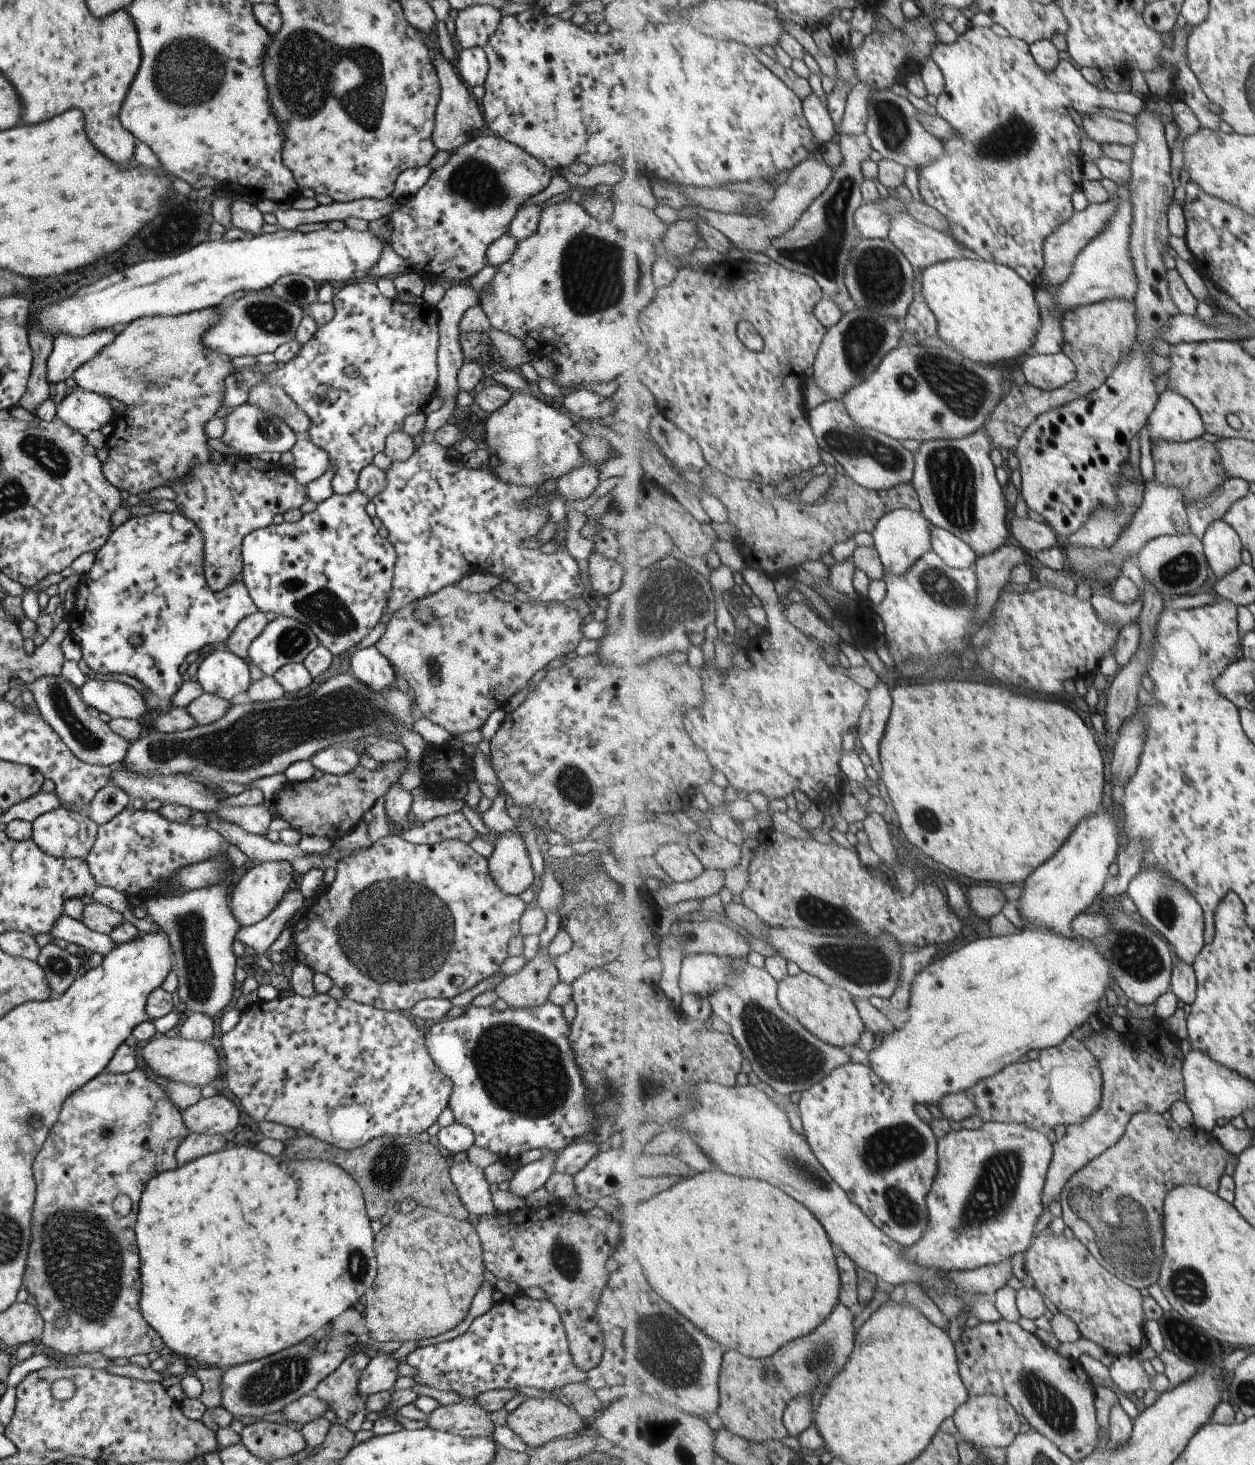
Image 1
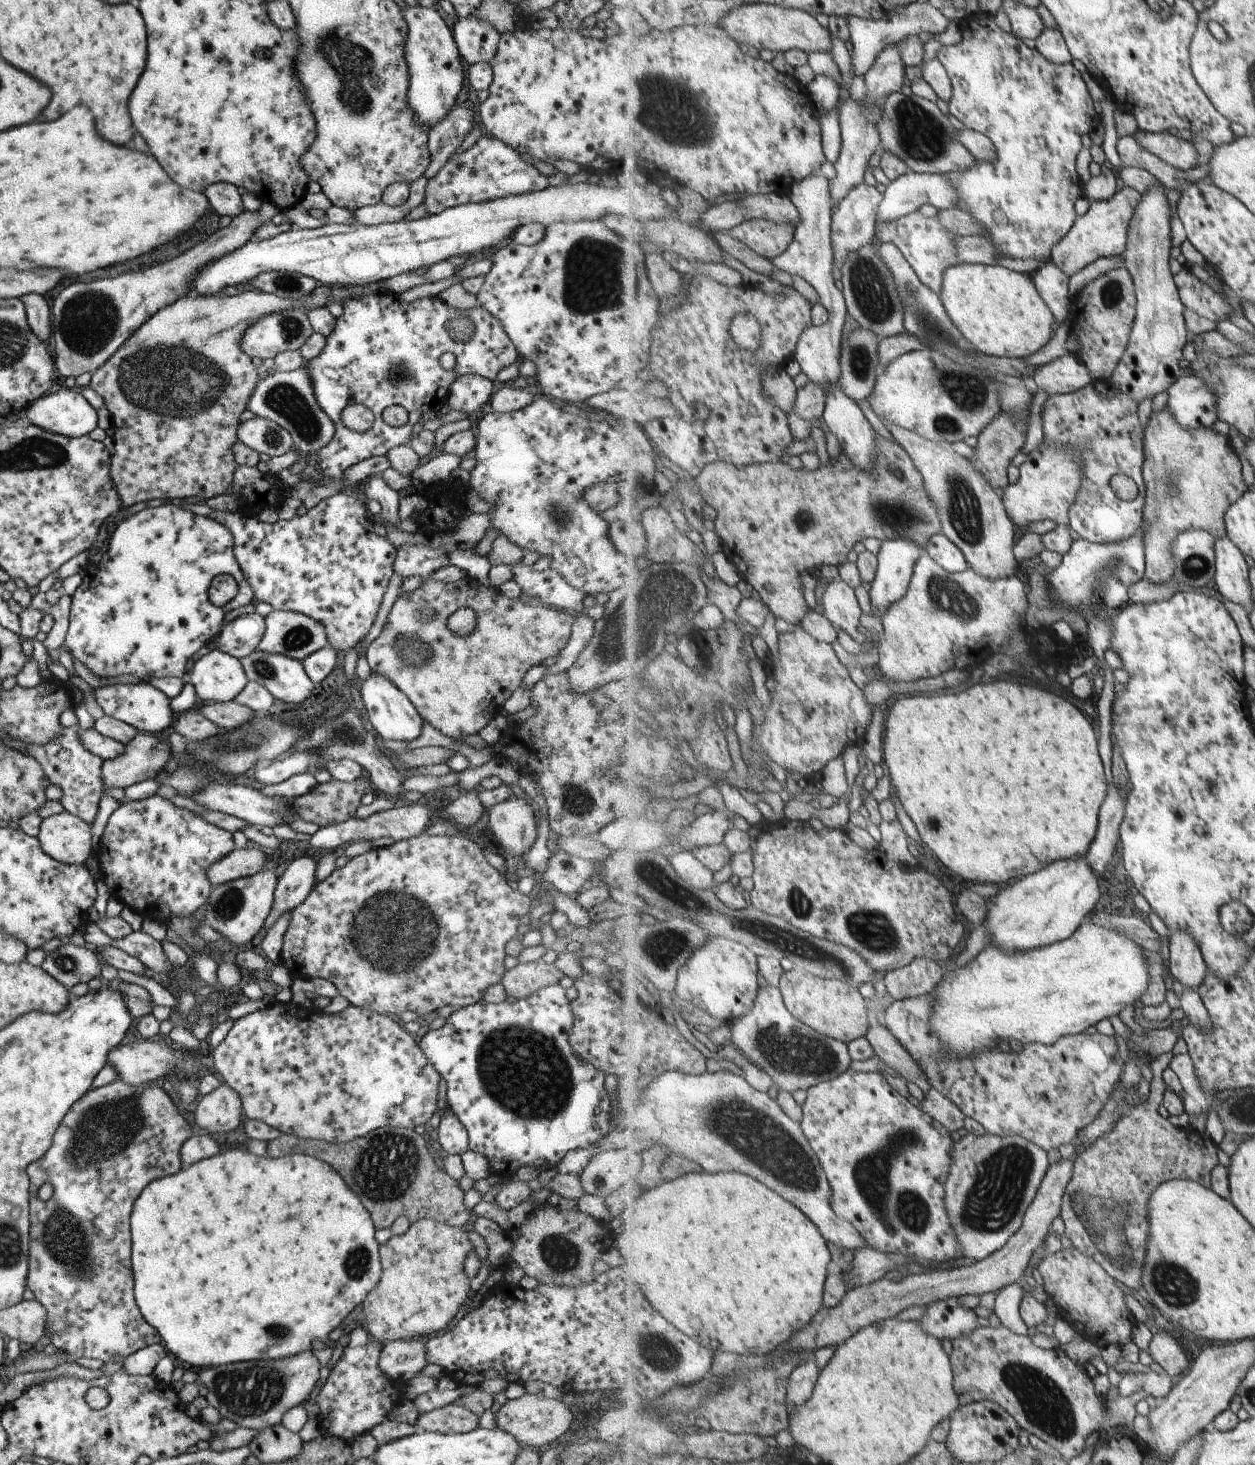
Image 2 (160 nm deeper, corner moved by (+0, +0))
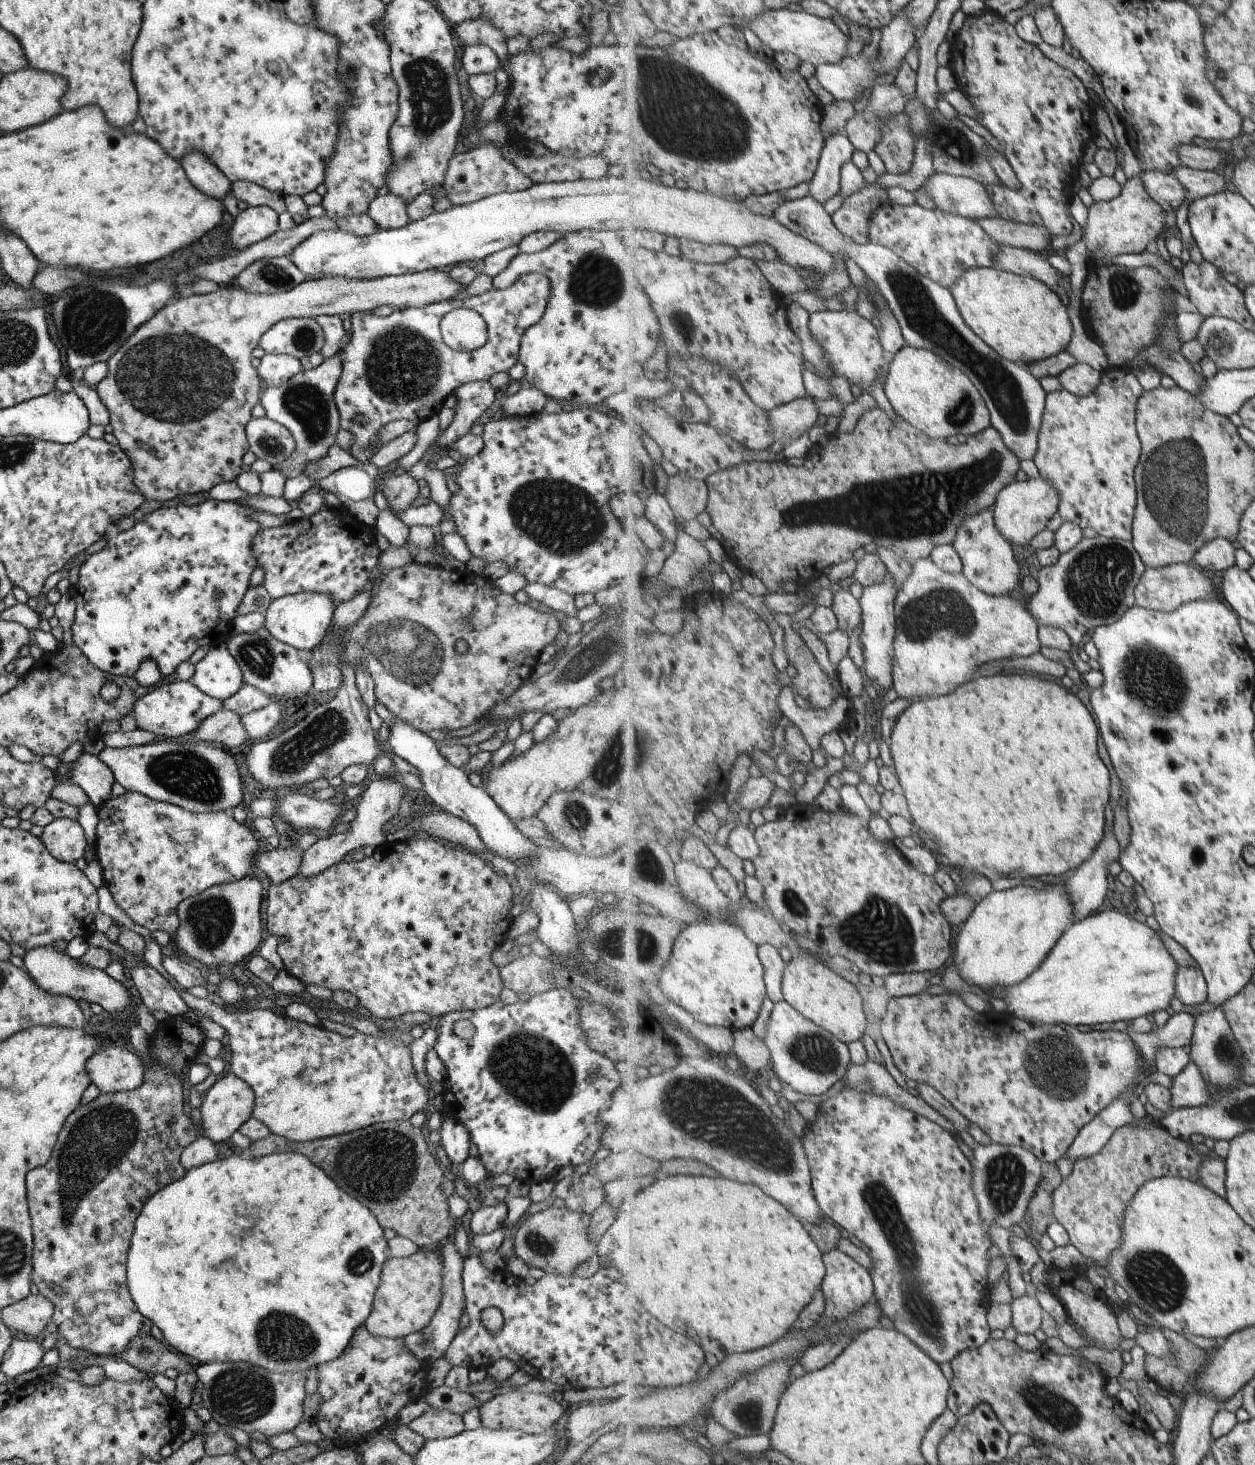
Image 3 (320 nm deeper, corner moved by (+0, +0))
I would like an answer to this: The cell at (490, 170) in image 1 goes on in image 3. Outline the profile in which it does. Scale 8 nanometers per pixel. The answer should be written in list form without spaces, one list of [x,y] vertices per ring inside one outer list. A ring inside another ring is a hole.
[[[481,143],[469,148],[467,152],[453,153],[448,160],[447,170],[442,180],[442,187],[447,190],[447,199],[452,204],[464,205],[479,199],[496,195],[522,191],[533,184],[517,167],[507,162],[500,153],[498,144]]]

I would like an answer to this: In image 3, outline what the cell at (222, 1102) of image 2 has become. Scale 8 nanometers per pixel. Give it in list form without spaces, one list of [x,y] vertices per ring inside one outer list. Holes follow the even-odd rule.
[[[231,1072],[227,1073],[226,1076],[221,1076],[221,1078],[218,1077],[205,1094],[201,1096],[201,1099],[202,1103],[199,1110],[203,1135],[213,1144],[228,1142],[228,1138],[252,1116],[254,1092],[246,1082],[243,1082]]]

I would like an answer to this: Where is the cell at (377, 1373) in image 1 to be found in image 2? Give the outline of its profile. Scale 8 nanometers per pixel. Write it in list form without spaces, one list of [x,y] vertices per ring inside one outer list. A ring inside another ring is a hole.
[[[417,1337],[384,1343],[378,1356],[379,1368],[394,1384],[406,1383],[429,1363],[426,1359],[425,1340]]]

